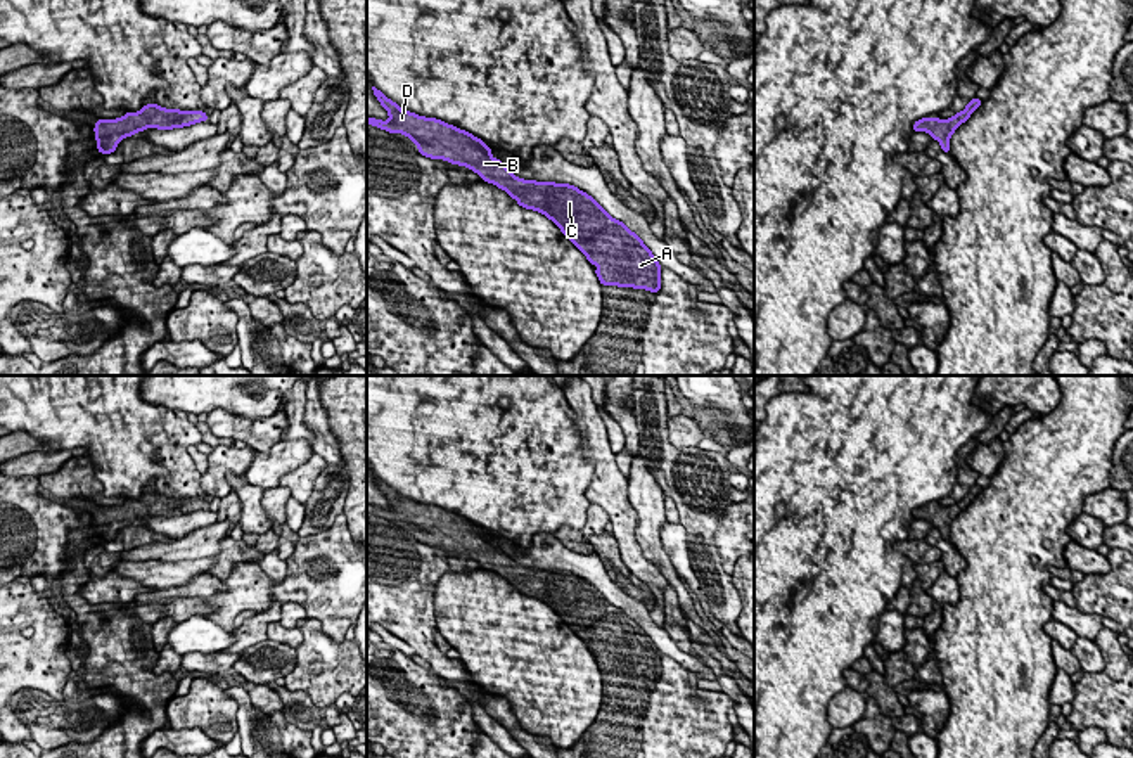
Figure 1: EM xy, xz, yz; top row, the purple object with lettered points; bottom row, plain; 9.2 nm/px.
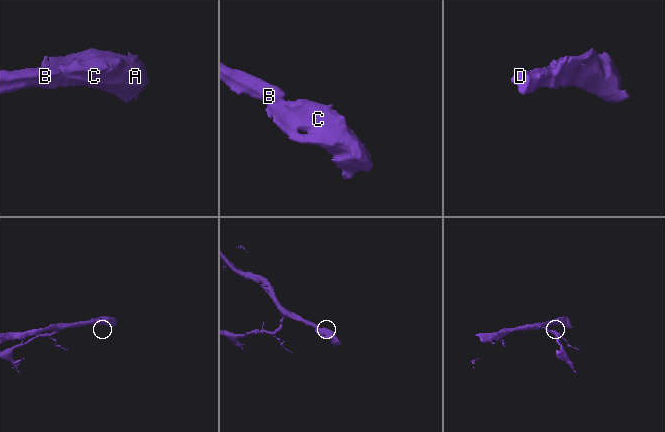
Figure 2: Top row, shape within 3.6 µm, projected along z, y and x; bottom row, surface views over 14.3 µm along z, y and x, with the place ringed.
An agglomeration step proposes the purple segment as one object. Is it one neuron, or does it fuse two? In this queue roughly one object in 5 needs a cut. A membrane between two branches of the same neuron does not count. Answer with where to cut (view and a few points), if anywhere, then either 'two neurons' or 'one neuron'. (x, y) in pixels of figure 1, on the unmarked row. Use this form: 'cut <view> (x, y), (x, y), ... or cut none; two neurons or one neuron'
cut none; one neuron

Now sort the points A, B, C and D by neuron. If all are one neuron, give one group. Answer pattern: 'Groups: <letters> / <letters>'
Groups: A B C D

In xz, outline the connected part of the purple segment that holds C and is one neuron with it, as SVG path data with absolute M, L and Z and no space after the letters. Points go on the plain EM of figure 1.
M375 474L372 478L389 507L367 504L367 512L408 524L419 542L465 554L505 578L519 594L545 602L597 654L602 673L659 680L661 651L635 620L592 583L569 571L519 566L491 543L484 528L441 507L405 498Z

